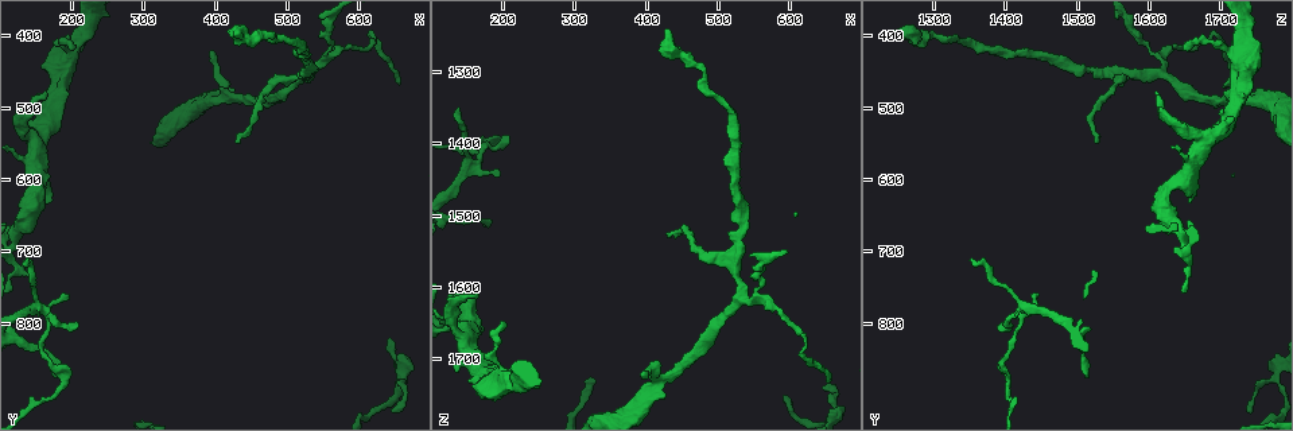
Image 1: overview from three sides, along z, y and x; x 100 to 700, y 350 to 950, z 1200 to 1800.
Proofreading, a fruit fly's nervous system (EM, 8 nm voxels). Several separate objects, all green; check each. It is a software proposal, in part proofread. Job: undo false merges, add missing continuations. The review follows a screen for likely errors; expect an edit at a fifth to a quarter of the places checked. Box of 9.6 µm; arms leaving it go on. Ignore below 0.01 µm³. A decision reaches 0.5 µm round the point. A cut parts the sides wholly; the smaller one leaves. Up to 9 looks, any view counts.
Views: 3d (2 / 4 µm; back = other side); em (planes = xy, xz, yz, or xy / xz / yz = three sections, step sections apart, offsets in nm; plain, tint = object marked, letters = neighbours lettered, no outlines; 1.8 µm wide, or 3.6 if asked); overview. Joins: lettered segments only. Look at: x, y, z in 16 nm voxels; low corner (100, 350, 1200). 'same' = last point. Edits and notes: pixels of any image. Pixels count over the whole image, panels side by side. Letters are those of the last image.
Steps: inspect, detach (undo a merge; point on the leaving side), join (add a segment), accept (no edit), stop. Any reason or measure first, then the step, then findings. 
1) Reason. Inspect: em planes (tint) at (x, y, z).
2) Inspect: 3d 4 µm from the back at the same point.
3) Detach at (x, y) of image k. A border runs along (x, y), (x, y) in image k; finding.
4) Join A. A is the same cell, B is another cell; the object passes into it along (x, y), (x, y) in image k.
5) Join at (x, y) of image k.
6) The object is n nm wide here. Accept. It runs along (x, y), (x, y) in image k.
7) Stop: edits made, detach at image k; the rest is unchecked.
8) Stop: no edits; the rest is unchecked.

Abrupt turn. Inspect: 3d 4 µm from the back at (615, 400, 1695).

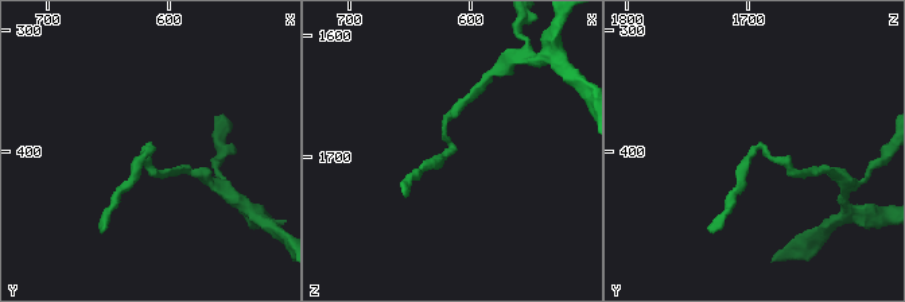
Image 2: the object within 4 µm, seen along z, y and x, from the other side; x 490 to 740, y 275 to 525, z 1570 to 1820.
Now the EM. Inspect: em xy step 8 (tint) at (618, 400, 1692).

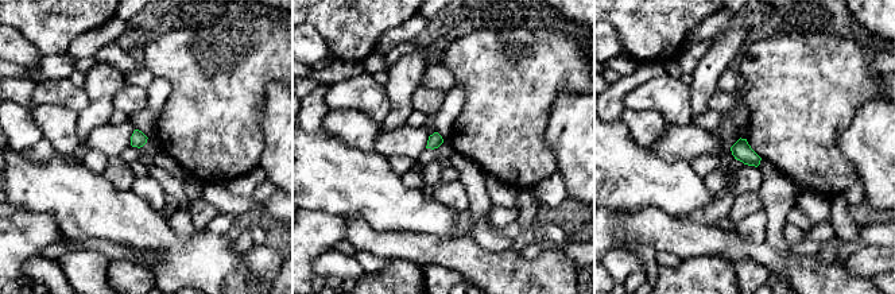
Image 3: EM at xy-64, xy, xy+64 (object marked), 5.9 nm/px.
Inspect: em planes (letters) at the same point.

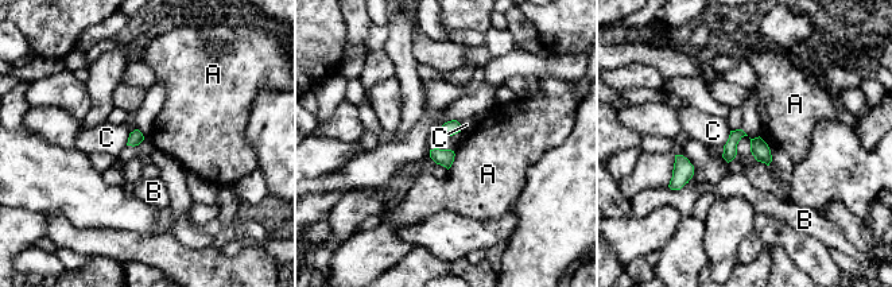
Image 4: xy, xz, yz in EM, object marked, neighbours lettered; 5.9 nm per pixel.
The longest contact is with B, 140 nm. Accept. A, B and C are other cells; a border runs along (454, 151), (454, 159), (448, 169) in image 4; all the same neuron.

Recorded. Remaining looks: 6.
Tapers out. Inspect: em yz step 16 (letters) at (645, 920, 1740).

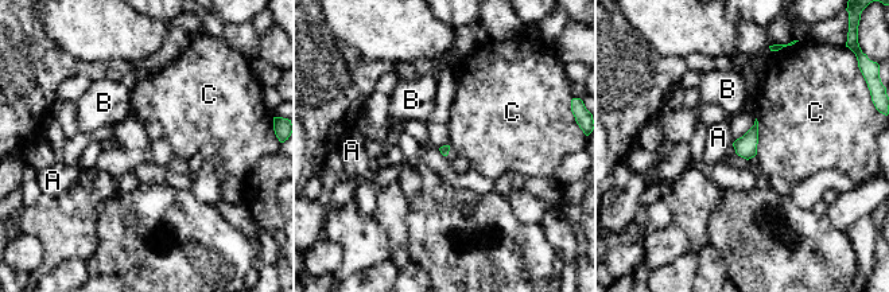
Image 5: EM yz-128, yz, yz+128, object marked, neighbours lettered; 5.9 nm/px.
Another direction. Inspect: em xz step 8 (letters) at the same point.

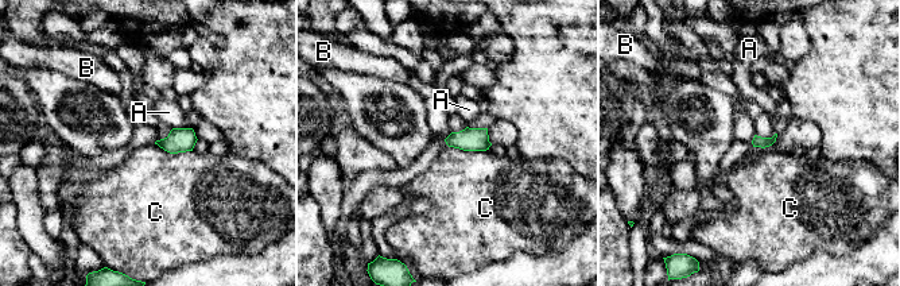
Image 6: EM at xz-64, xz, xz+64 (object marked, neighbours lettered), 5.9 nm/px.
Accept. A, B and C are other cells; a border runs along (449, 146), (464, 150), (488, 150) in image 6; no lettered segment goes on from it.

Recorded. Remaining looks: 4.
Tapers out. Inspect: em planes (letters) at (175, 875, 1515).

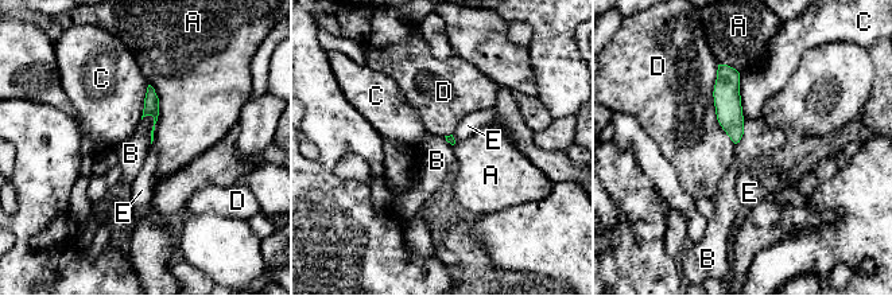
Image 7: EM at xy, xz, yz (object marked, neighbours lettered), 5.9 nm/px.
Accept. A, B, C, D and E are other cells; it runs along (724, 67), (728, 109), (736, 139) in image 7; no lettered segment goes on from it.

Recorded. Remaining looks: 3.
Thick turns thin. Inspect: em yz step 16 (tint) at (150, 780, 1435).

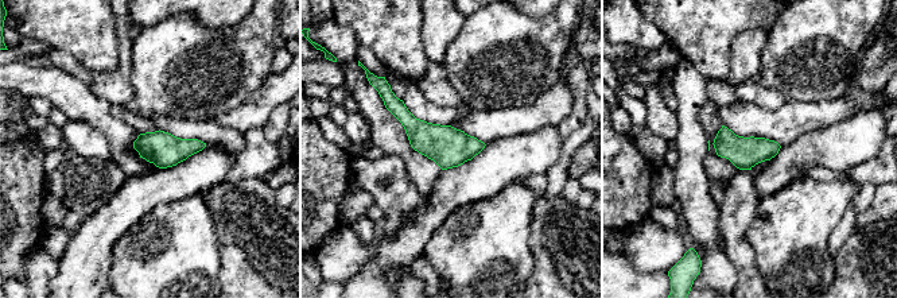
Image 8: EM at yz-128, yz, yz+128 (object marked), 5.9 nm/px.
Inspect: em planes (tint) at the same point.

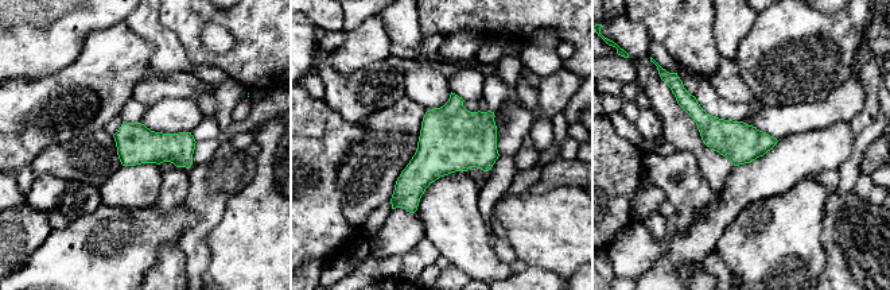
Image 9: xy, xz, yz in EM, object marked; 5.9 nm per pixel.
Inspect: em planes (letters) at the same point.

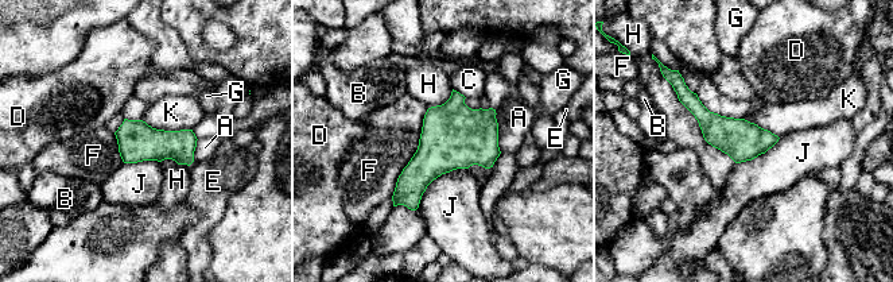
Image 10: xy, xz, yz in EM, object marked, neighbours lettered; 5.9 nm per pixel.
Accept. A, B, C, D, E, F, G, H, J and K are other cells; a border runs along (142, 119), (156, 128), (191, 130) in image 10; one neuron here.

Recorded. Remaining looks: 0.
Stop: no edits; the rest is unchecked.

